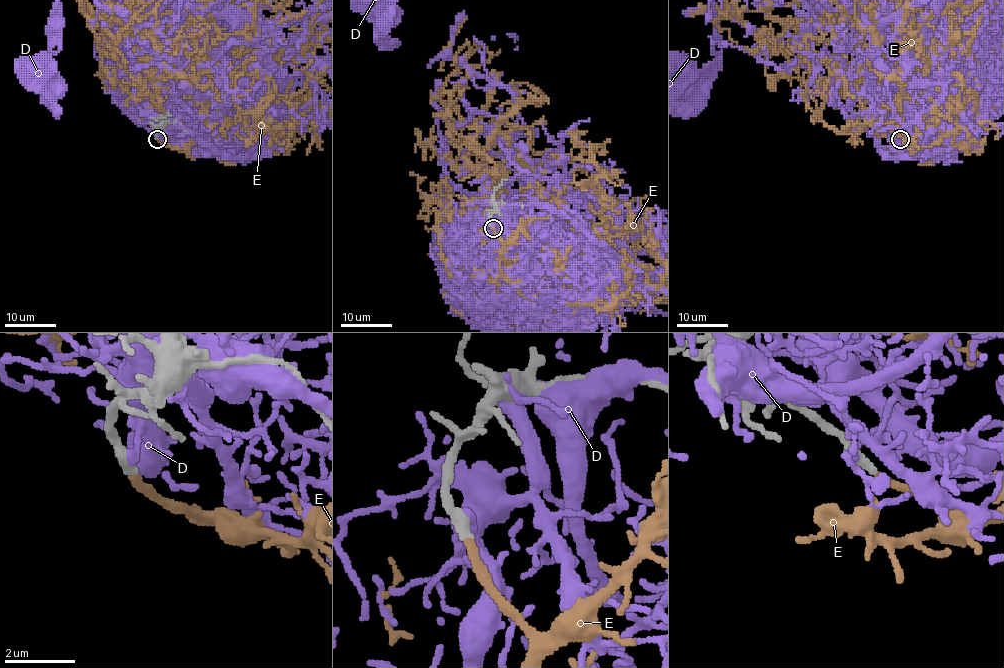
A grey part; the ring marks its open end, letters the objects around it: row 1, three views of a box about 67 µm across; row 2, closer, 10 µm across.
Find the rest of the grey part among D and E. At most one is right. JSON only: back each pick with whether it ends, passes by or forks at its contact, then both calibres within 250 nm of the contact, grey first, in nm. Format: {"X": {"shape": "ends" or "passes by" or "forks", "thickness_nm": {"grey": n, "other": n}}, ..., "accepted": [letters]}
{"E": {"shape": "ends", "thickness_nm": {"grey": 360, "other": 240}}, "accepted": ["E"]}

